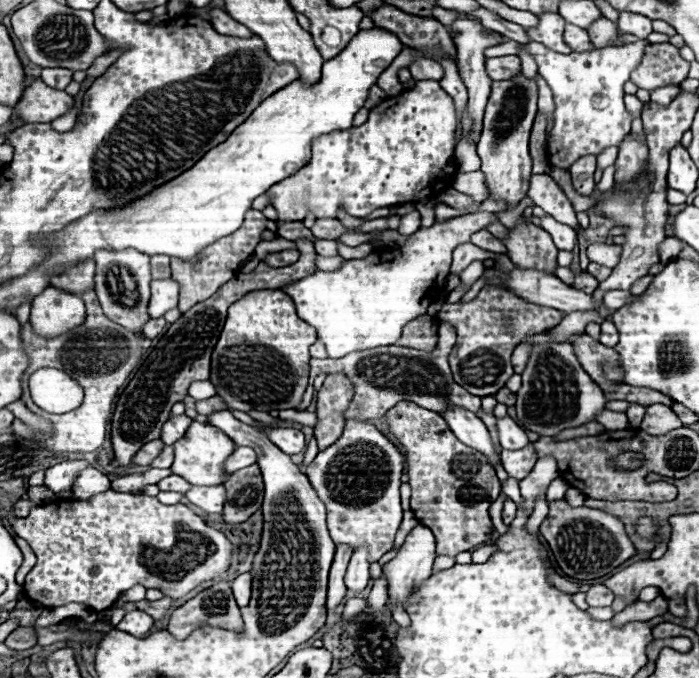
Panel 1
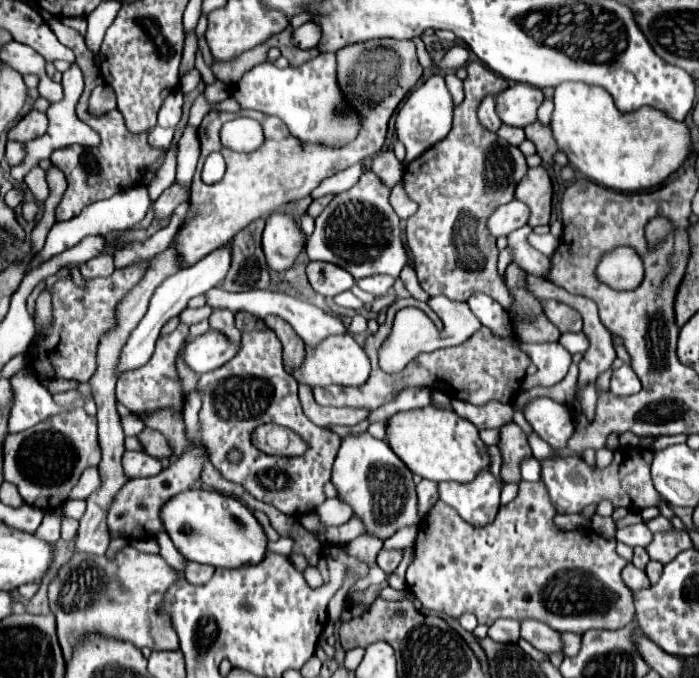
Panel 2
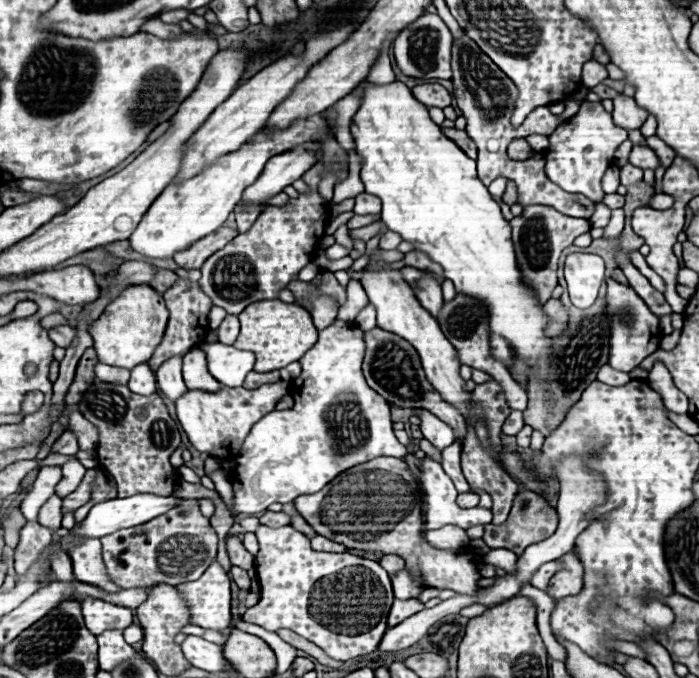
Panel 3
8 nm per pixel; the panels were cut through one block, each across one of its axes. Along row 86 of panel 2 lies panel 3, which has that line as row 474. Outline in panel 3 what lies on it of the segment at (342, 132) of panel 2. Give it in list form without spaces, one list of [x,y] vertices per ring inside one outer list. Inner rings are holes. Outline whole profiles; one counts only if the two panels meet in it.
[[[334,322],[320,332],[318,342],[300,358],[302,374],[292,382],[294,386],[294,408],[274,410],[258,420],[242,444],[242,452],[236,456],[236,470],[232,476],[234,490],[234,512],[236,514],[258,514],[270,504],[292,502],[296,496],[314,494],[322,490],[344,470],[364,464],[380,456],[406,456],[406,446],[400,444],[392,432],[390,404],[382,400],[364,380],[362,358],[364,358],[362,330],[352,322]]]

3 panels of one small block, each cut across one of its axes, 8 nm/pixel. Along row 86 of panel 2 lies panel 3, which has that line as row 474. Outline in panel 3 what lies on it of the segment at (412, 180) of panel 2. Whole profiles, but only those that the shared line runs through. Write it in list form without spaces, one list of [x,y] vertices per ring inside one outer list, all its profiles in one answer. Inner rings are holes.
[[[468,426],[468,434],[462,446],[462,472],[470,488],[480,488],[492,496],[492,524],[504,524],[512,508],[514,496],[520,486],[498,466],[494,452],[480,446],[474,428]]]

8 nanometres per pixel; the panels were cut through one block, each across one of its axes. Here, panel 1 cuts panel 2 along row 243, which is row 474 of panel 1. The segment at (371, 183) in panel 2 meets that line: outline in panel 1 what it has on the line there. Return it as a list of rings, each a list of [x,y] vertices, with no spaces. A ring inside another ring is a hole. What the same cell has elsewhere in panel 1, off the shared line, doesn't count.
[[[348,420],[344,426],[342,436],[326,450],[322,450],[316,460],[306,470],[314,490],[322,498],[328,508],[328,528],[334,544],[346,544],[352,550],[362,546],[368,548],[368,562],[378,562],[382,554],[392,548],[394,534],[402,522],[402,506],[400,506],[400,476],[404,470],[404,456],[394,448],[394,444],[372,424]]]

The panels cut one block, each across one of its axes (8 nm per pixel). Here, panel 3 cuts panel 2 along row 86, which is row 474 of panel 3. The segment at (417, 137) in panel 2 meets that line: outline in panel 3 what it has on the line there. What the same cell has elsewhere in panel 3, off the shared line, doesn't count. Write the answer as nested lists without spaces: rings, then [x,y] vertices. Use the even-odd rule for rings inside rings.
[[[424,456],[422,458],[422,464],[420,464],[420,474],[418,474],[418,482],[420,482],[420,488],[422,488],[422,494],[424,494],[424,502],[422,502],[422,512],[424,512],[424,532],[428,530],[438,530],[446,524],[454,524],[454,526],[460,526],[464,530],[468,530],[470,526],[484,526],[484,524],[490,524],[492,522],[492,512],[486,510],[486,508],[470,508],[470,510],[462,510],[458,504],[456,504],[456,488],[450,480],[450,476],[442,470],[440,462]]]

